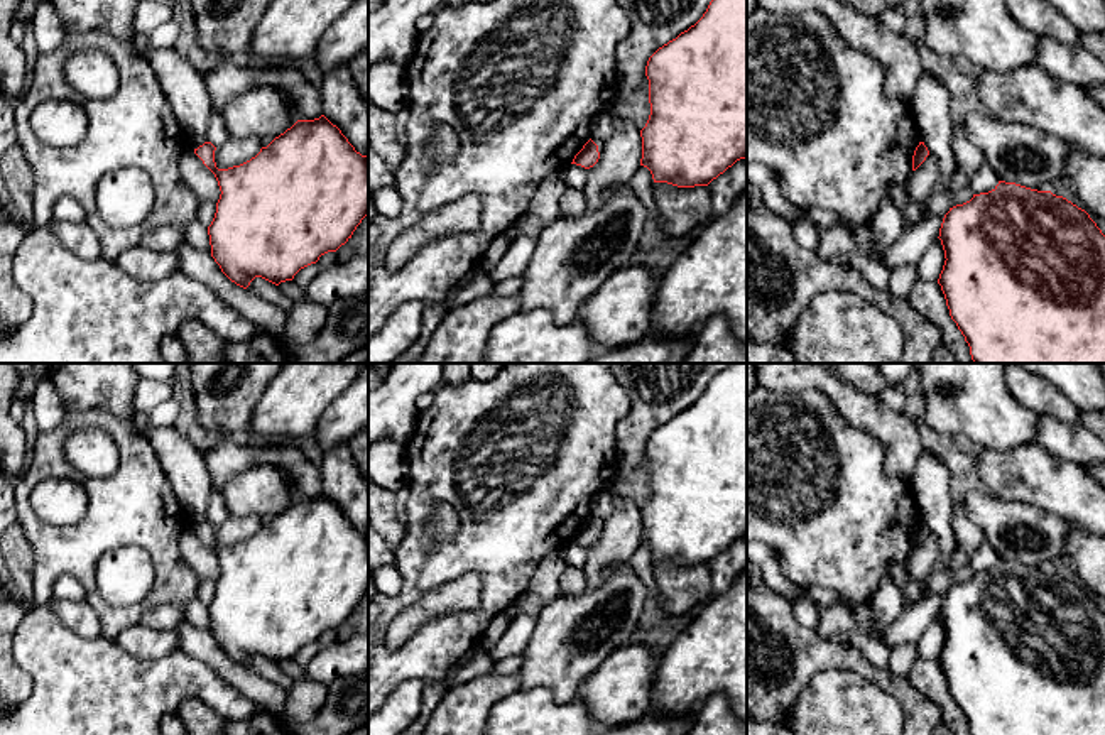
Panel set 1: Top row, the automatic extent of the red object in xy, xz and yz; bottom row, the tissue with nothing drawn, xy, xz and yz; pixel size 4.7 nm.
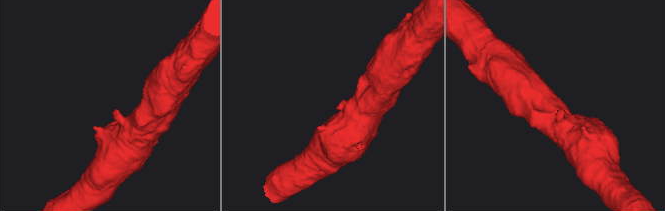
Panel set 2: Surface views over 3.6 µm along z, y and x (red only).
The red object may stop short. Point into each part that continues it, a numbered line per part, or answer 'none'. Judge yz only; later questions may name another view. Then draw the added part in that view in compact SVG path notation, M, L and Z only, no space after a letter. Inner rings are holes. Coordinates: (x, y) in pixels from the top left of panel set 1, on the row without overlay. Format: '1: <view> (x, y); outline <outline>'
none

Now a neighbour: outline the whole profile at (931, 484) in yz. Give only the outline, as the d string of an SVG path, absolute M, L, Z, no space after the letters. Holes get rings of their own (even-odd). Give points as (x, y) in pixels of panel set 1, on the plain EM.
M923 449L911 482L921 519L938 541L936 569L950 571L956 553L956 539L951 527L955 500L951 495L951 475L943 458Z

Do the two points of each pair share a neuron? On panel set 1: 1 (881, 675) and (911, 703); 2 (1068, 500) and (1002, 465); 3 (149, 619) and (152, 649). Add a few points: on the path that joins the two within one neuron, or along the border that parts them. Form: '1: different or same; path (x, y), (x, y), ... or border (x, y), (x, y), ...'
1: same; path (887, 681), (904, 696)
2: same; path (1051, 484), (1029, 473), (1019, 473)
3: different; border (141, 622), (151, 627), (173, 629)

